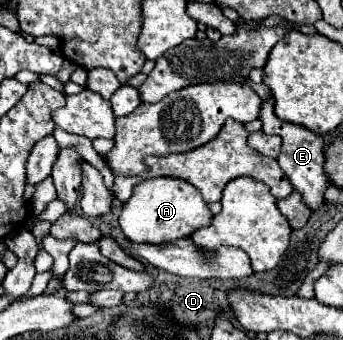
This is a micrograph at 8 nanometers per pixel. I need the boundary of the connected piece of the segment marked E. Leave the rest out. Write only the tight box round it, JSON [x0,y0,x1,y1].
[259,94,327,210]

